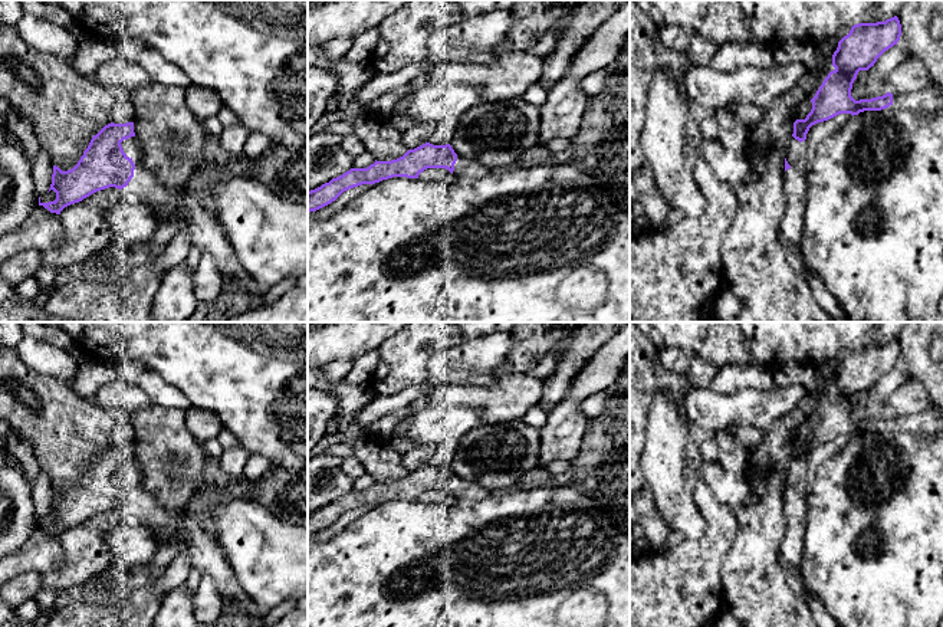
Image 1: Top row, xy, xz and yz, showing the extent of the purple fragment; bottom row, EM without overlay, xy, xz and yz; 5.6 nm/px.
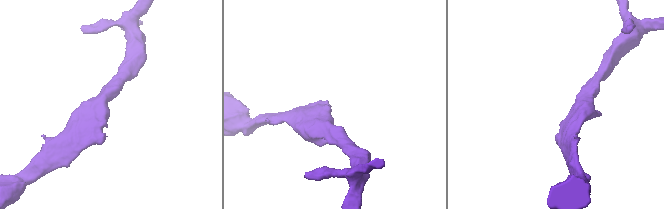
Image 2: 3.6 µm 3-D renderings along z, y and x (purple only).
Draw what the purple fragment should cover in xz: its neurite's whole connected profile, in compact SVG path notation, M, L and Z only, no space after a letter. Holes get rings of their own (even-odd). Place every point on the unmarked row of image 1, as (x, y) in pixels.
M426 464L414 472L408 472L402 479L391 483L377 483L367 490L351 490L329 505L308 513L308 535L316 534L335 523L344 513L362 508L375 506L392 499L418 500L427 490L446 490L454 499L480 500L490 496L472 482L466 482L454 475L450 466L433 467Z

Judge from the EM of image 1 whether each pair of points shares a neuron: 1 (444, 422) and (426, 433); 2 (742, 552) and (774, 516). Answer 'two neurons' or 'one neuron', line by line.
1: one neuron
2: one neuron

